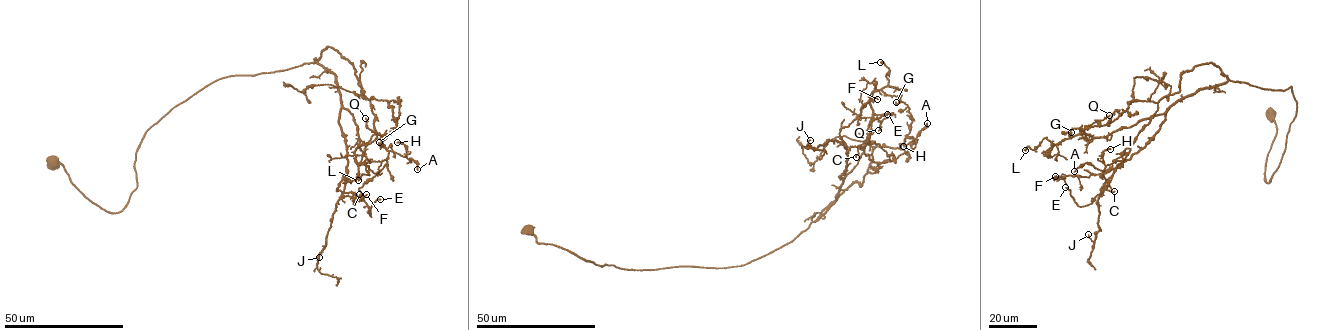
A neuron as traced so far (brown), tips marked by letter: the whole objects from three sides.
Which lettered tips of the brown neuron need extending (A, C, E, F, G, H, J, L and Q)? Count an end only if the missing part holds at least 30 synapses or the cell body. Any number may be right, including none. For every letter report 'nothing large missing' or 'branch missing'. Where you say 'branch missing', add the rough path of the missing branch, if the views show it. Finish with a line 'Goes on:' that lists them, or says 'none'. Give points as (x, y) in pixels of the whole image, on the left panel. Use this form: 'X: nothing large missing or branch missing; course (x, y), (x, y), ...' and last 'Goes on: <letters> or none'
A: nothing large missing
C: nothing large missing
E: nothing large missing
F: nothing large missing
G: nothing large missing
H: nothing large missing
J: nothing large missing
L: nothing large missing
Q: nothing large missing
Goes on: none

